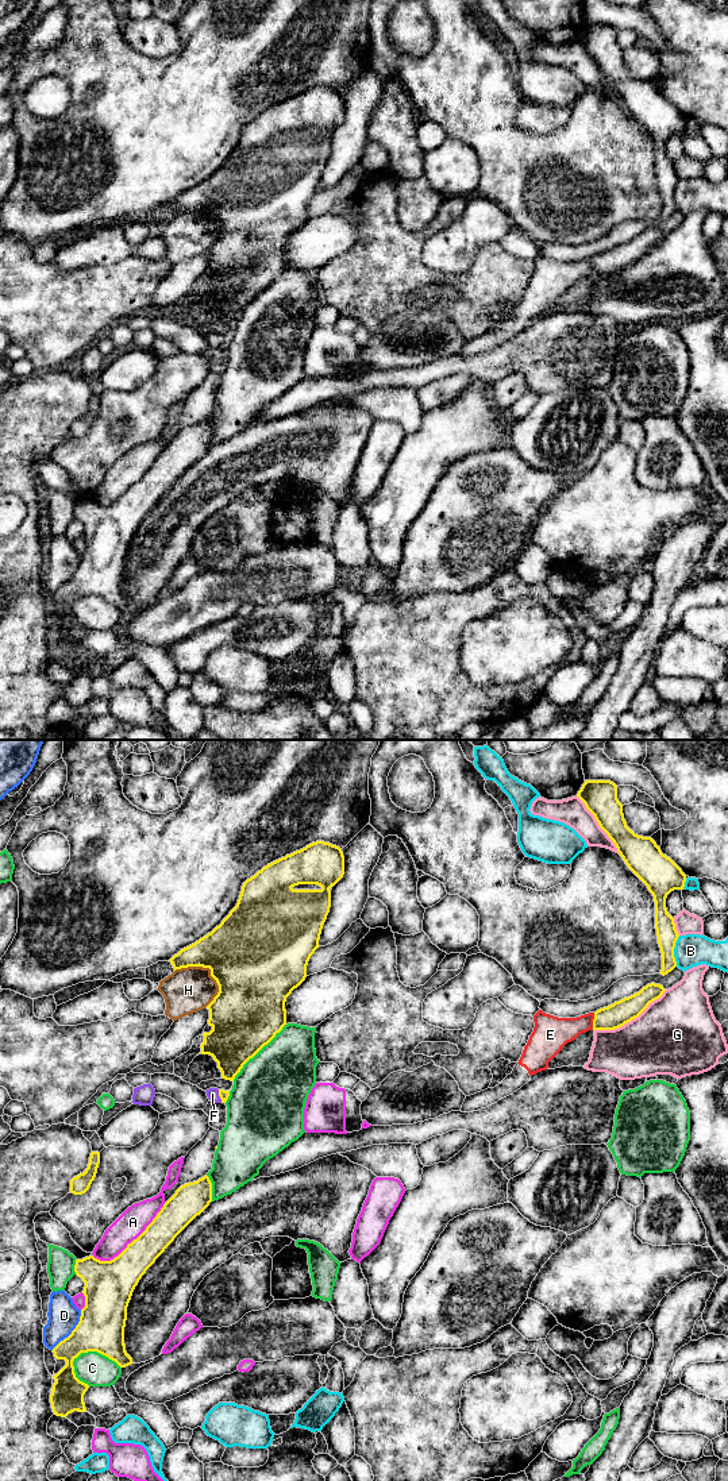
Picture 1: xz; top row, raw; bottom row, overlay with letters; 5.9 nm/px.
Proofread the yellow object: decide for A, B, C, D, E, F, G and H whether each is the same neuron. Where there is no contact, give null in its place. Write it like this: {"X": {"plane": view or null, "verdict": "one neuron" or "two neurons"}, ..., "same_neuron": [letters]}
{"A": {"plane": "xz", "verdict": "two neurons"}, "B": {"plane": "xz", "verdict": "two neurons"}, "C": {"plane": "xz", "verdict": "two neurons"}, "D": {"plane": "xz", "verdict": "two neurons"}, "E": {"plane": "xz", "verdict": "two neurons"}, "F": {"plane": "xz", "verdict": "one neuron"}, "G": {"plane": "xz", "verdict": "two neurons"}, "H": {"plane": "xz", "verdict": "two neurons"}, "same_neuron": ["F"]}

